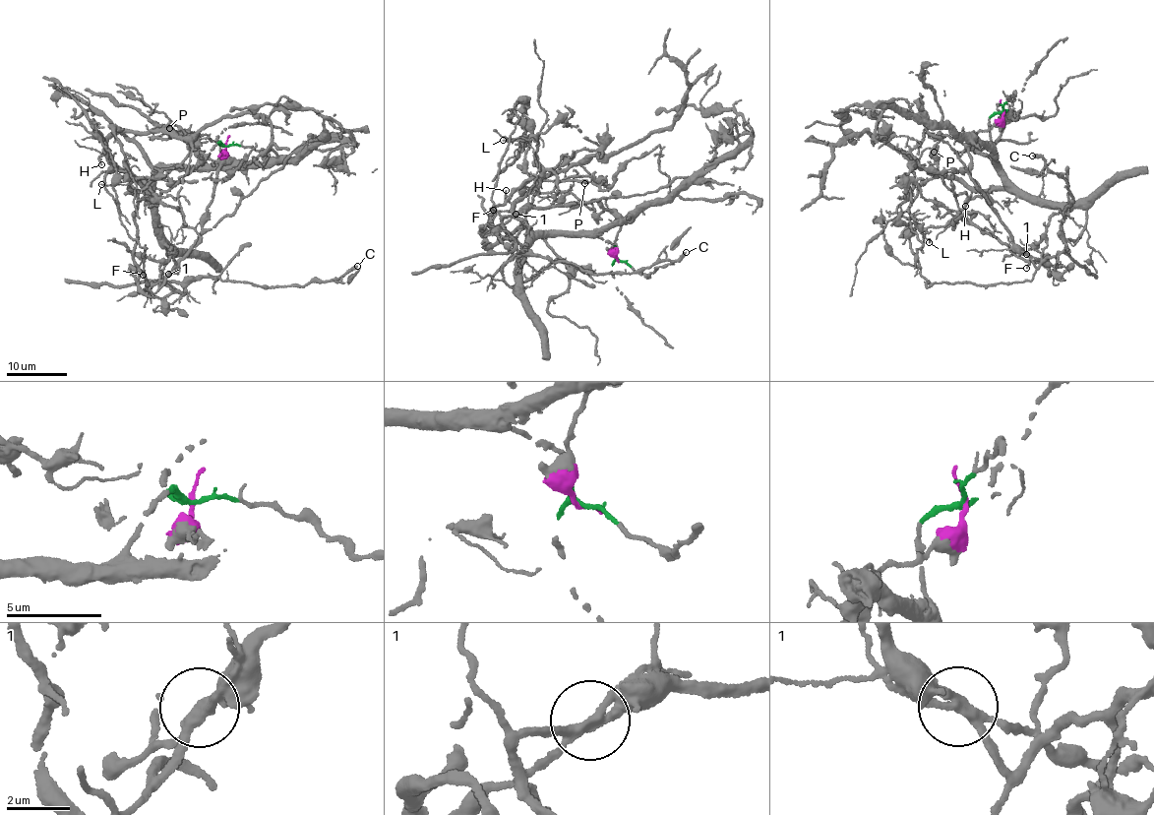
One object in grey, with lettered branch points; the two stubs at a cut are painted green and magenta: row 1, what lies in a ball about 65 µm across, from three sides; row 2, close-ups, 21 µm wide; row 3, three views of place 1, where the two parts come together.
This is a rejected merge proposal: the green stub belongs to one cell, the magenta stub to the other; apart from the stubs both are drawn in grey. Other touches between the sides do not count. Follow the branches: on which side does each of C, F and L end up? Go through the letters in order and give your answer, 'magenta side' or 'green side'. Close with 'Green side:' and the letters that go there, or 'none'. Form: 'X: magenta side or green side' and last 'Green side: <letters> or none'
C: green side
F: magenta side
L: magenta side
Green side: C

